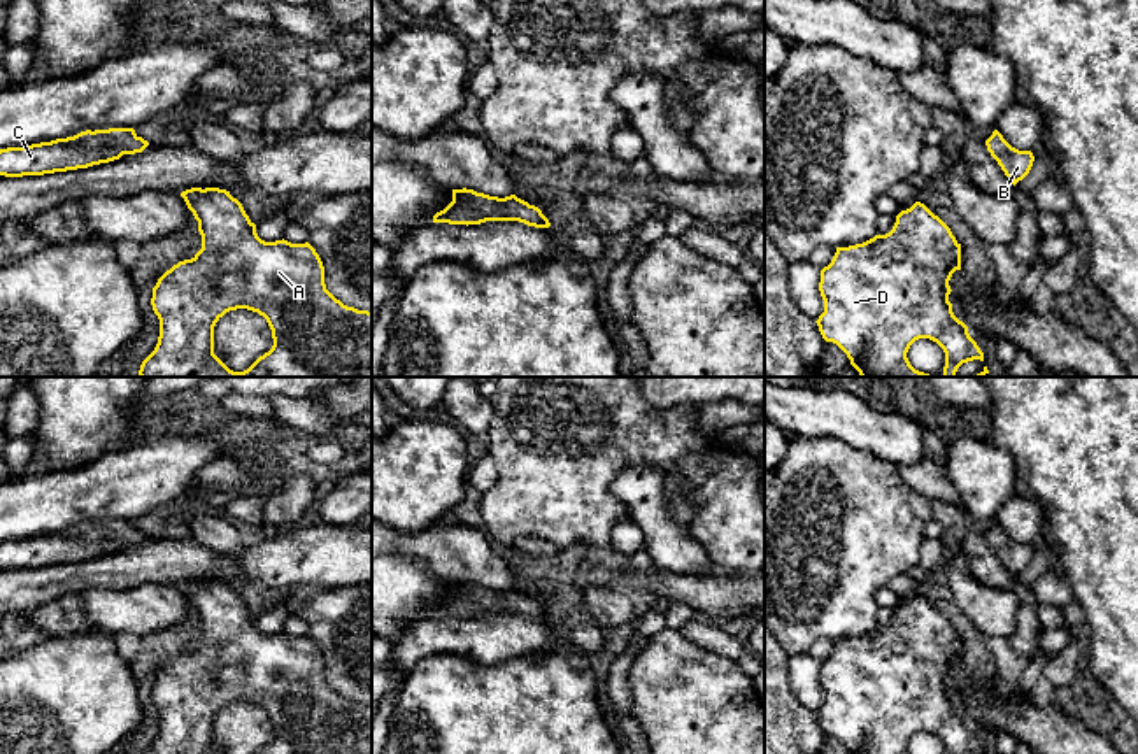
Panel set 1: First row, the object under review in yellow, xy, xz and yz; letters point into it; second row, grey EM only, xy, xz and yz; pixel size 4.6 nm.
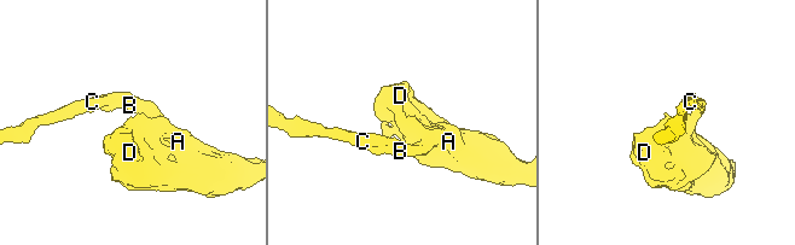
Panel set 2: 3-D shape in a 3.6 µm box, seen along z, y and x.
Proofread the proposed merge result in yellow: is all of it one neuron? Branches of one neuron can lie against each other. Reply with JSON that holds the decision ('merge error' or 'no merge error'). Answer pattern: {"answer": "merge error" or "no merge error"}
{"answer": "no merge error"}

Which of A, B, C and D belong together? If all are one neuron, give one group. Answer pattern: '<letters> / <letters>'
A B C D

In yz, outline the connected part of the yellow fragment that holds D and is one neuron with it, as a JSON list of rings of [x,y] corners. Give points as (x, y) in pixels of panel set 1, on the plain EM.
[[[915,594],[896,608],[889,626],[836,640],[831,656],[821,663],[824,705],[815,714],[819,724],[850,754],[908,754],[907,745],[919,731],[936,735],[945,754],[984,754],[984,745],[949,694],[949,673],[956,663],[961,663],[961,637],[938,608]]]

